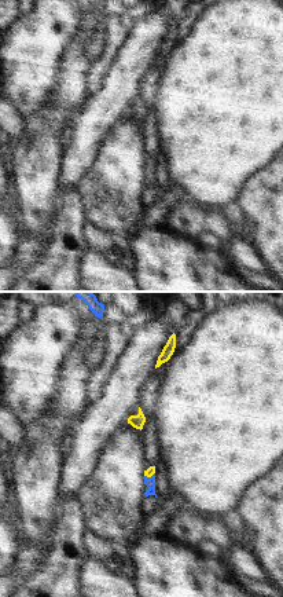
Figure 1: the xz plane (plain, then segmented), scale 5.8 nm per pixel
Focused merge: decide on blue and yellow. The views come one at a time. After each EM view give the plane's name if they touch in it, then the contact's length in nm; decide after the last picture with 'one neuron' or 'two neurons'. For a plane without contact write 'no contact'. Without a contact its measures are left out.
meets blue in xz; contact 70 nm long

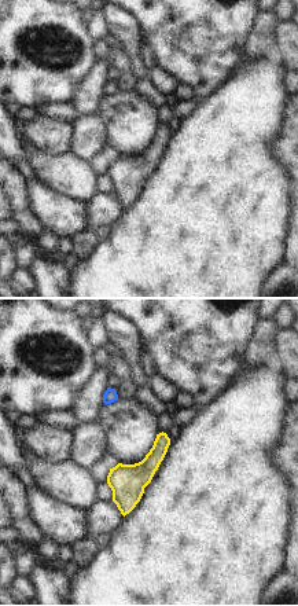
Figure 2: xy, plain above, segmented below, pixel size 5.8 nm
no contact

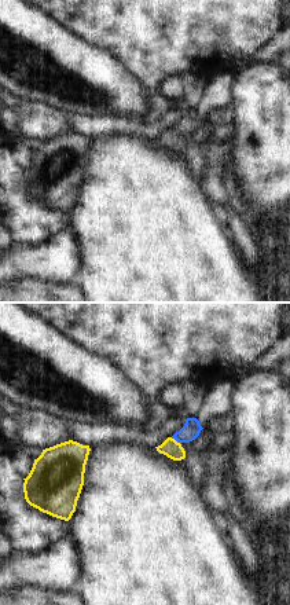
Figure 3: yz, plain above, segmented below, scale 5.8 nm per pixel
meets blue in yz; contact 80 nm long

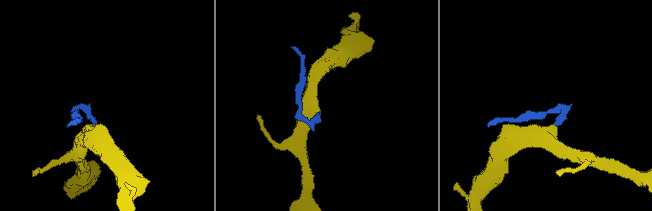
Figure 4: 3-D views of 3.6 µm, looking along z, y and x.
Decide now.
one neuron

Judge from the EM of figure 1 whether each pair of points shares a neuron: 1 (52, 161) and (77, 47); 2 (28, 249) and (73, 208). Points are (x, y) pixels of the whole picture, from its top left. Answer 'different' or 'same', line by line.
1: same
2: different

